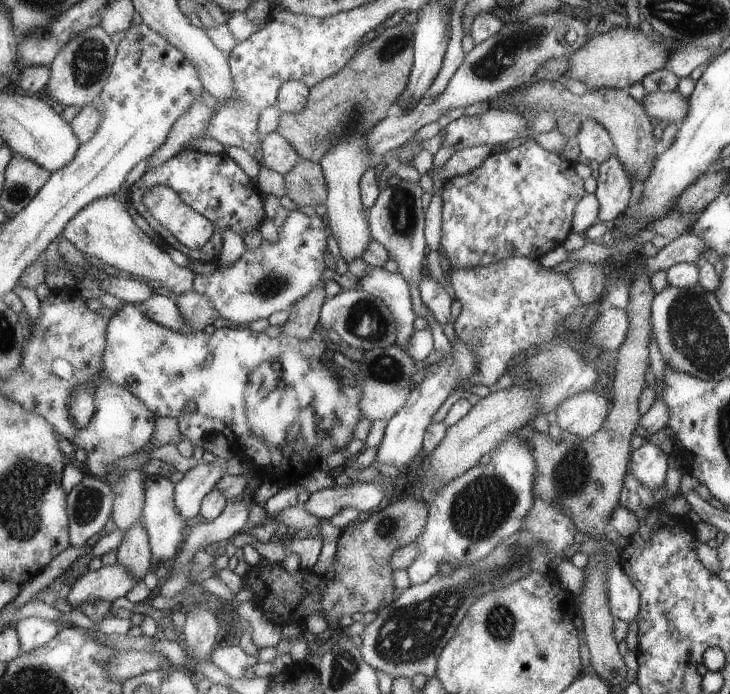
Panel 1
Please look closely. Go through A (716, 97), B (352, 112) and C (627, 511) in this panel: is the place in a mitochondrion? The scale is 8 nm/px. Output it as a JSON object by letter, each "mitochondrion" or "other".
{"A":"other","B":"mitochondrion","C":"other"}

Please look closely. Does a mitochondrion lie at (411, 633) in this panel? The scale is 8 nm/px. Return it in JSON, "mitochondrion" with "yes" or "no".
{"mitochondrion":"yes"}

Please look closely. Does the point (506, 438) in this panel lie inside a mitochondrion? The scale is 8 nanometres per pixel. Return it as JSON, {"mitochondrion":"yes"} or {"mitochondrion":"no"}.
{"mitochondrion":"no"}

